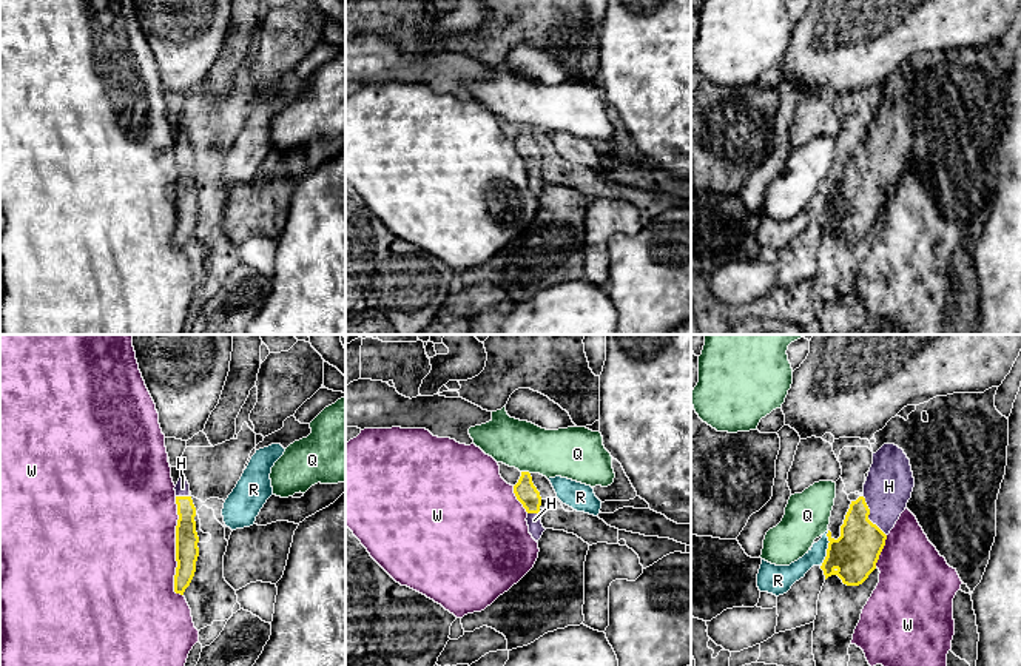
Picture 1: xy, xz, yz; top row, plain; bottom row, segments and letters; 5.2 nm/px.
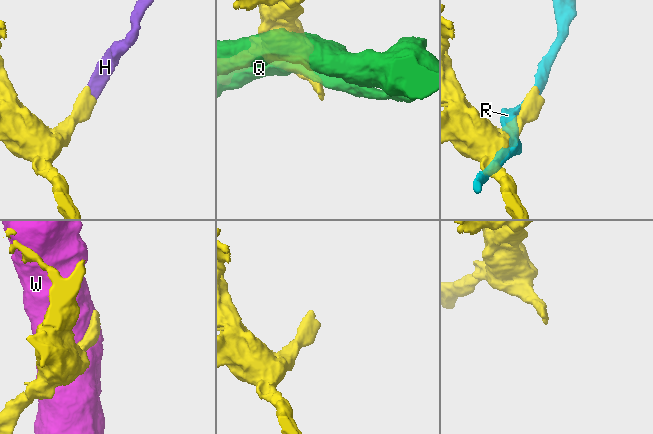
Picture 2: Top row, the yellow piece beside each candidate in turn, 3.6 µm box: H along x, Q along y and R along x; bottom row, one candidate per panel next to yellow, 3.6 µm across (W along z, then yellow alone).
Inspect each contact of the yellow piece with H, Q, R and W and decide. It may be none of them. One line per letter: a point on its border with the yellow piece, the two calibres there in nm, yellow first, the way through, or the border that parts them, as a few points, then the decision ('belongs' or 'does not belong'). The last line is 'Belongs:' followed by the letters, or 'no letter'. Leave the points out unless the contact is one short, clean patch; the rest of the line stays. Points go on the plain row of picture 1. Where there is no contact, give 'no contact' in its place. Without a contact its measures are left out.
H: contact yz (867, 171); calibres 240 and 240 nm; way yz (855, 208), (861, 198), (867, 171), (884, 154), (889, 141); belongs
Q: contact xz (526, 127); calibres 120 and 260 nm; does not belong
R: contact yz (827, 204); calibres 240 and 110 nm; does not belong
W: contact xy (176, 202); calibres 120 and 500 nm; does not belong
Belongs: H

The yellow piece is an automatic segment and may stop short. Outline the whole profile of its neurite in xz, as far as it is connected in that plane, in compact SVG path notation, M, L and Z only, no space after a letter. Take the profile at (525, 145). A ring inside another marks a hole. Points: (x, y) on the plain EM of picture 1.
M521 126L518 137L514 140L514 148L526 163L529 188L538 197L546 183L543 182L540 171L541 151L537 142L534 140L529 126Z

